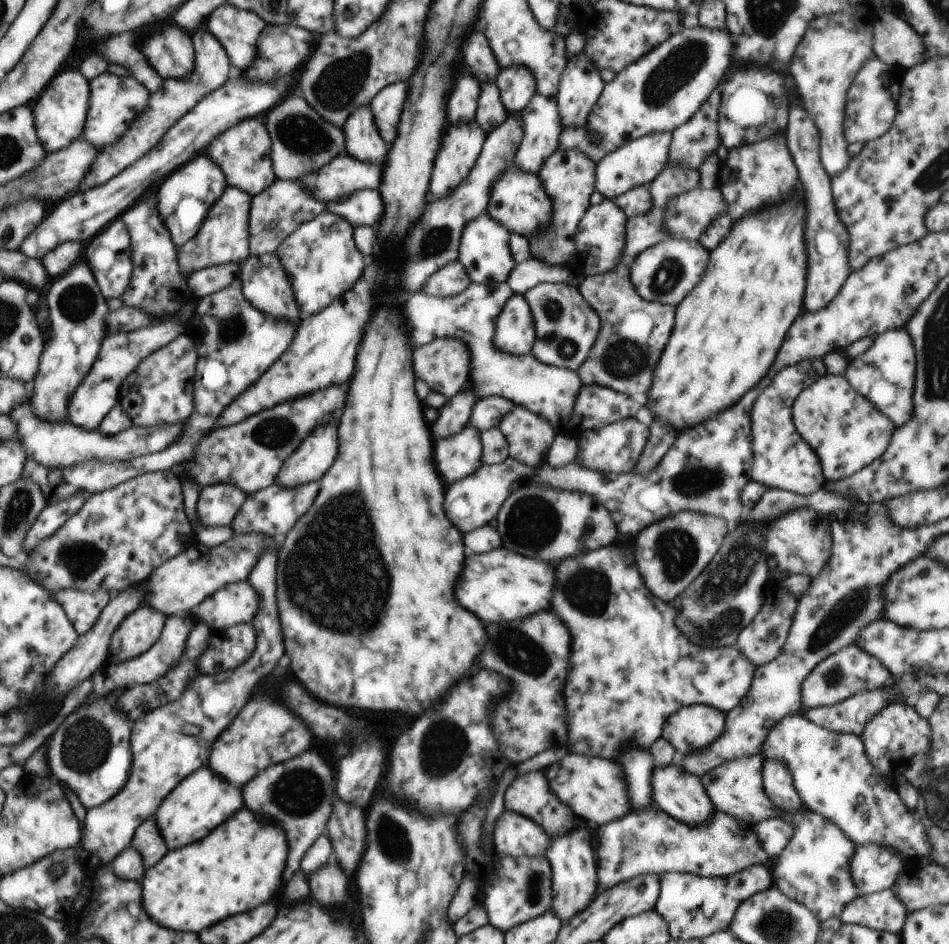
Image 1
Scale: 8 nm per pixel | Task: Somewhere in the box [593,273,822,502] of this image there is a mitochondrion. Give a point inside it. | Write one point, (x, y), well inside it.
(623, 359)

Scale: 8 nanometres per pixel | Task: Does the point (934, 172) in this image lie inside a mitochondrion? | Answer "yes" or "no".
yes

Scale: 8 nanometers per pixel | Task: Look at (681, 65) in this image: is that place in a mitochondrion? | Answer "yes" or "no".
yes

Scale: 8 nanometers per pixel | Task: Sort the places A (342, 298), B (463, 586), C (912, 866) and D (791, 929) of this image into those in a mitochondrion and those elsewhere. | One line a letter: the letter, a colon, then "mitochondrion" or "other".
A: other
B: other
C: other
D: mitochondrion

